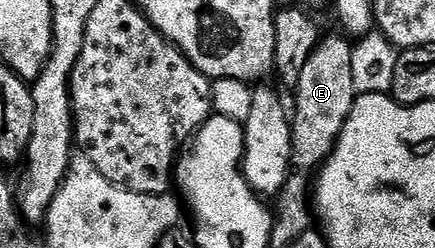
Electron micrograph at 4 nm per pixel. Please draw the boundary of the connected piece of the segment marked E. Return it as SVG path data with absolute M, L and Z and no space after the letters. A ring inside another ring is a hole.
M326 36L321 40L306 59L305 66L301 69L300 78L294 86L296 92L296 109L294 105L294 116L292 117L292 168L298 174L312 173L323 166L324 162L332 156L336 141L342 135L342 127L346 127L346 119L354 107L358 96L354 87L354 74L352 67L353 42L347 36L340 37Z

